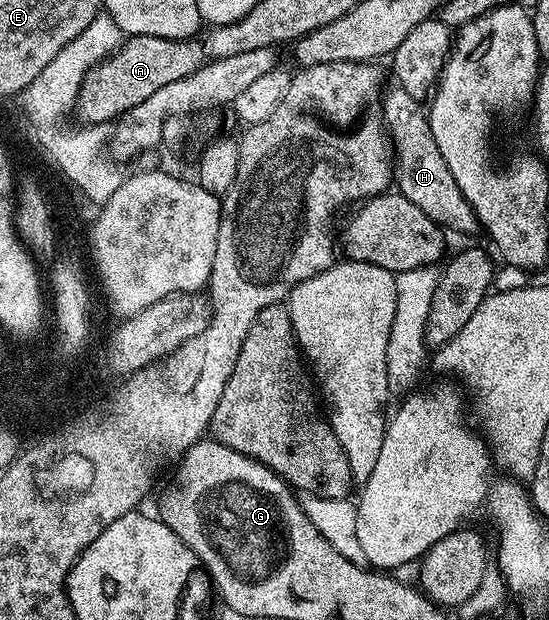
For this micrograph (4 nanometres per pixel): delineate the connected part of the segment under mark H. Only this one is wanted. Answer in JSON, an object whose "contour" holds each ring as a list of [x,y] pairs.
{"contour":[[[391,88],[382,99],[382,119],[386,122],[386,132],[392,142],[392,173],[396,178],[396,189],[405,195],[424,215],[428,215],[437,225],[447,230],[455,229],[458,233],[479,232],[480,224],[474,208],[464,199],[460,187],[456,185],[456,179],[452,177],[452,171],[448,169],[448,163],[444,161],[444,155],[440,153],[436,145],[436,139],[432,137],[432,127],[427,110],[423,102],[418,101],[412,95],[408,95],[406,89]]]}

